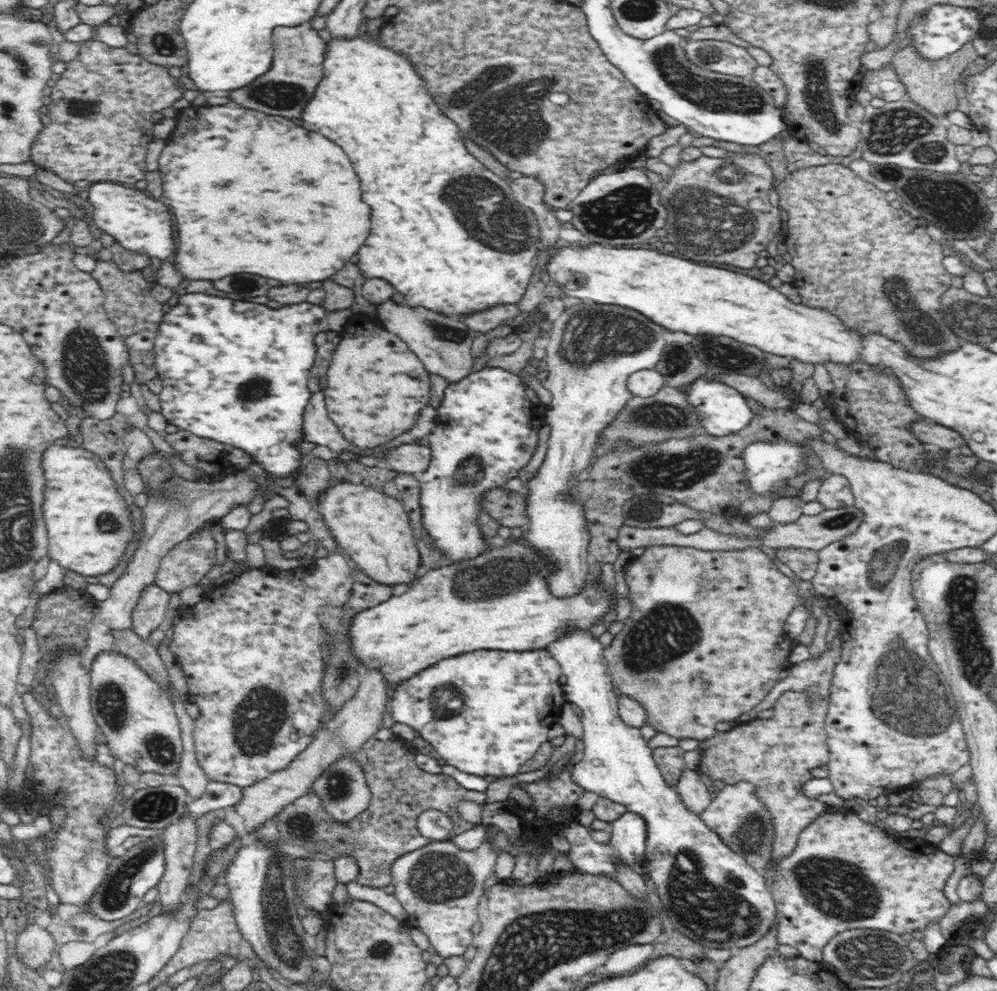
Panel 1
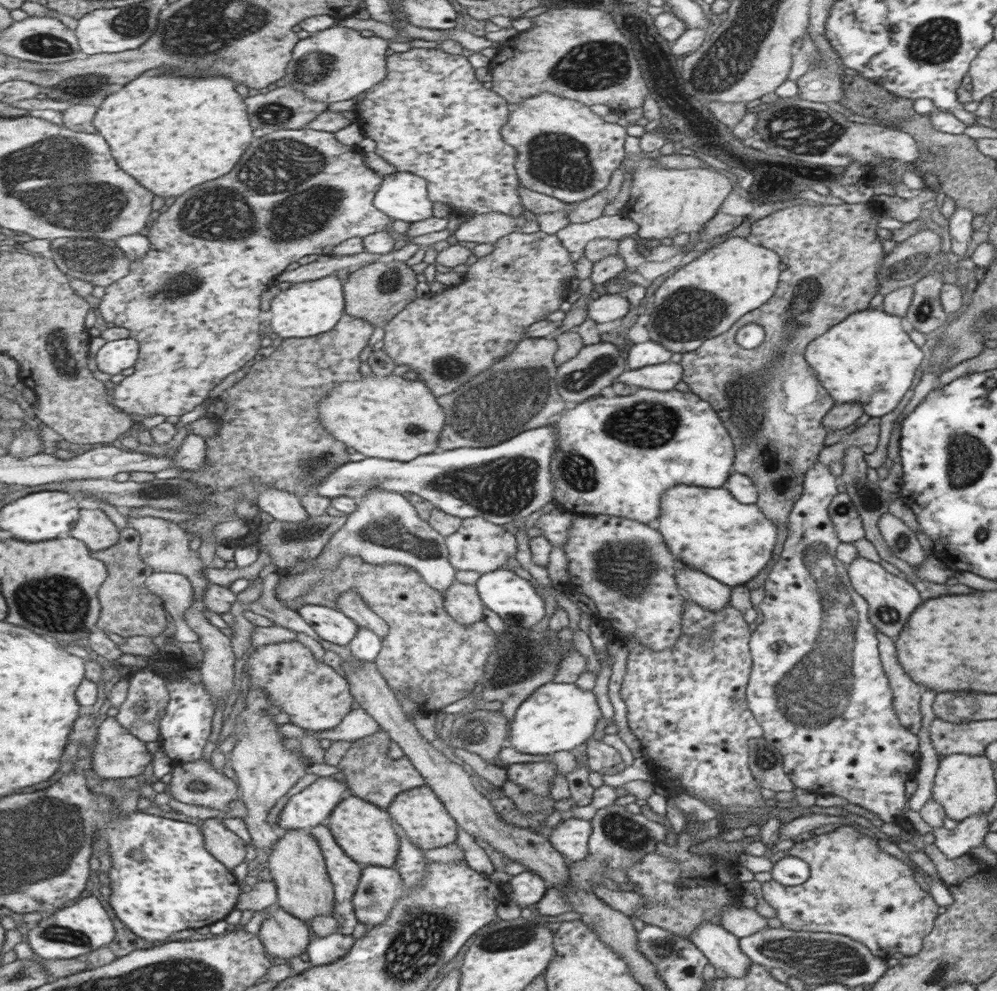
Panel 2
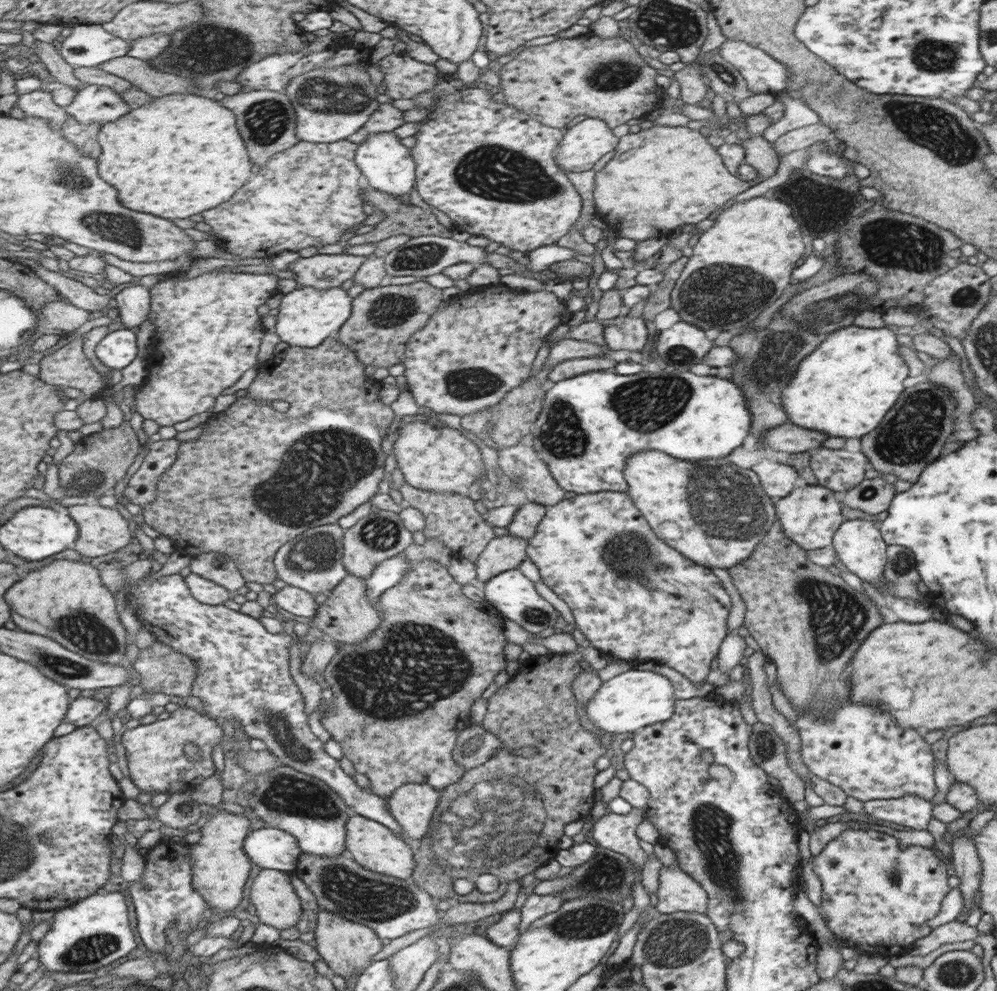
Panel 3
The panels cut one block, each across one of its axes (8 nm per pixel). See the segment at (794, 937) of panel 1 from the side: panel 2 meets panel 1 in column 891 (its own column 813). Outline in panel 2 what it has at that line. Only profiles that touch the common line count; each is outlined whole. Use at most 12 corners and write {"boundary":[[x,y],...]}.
{"boundary":[[845,825],[773,858],[808,880],[761,883],[786,929],[873,956],[922,949],[937,904],[907,864]]}

